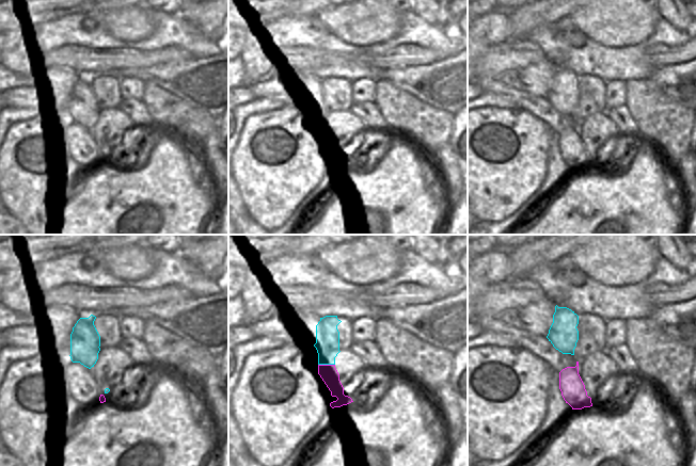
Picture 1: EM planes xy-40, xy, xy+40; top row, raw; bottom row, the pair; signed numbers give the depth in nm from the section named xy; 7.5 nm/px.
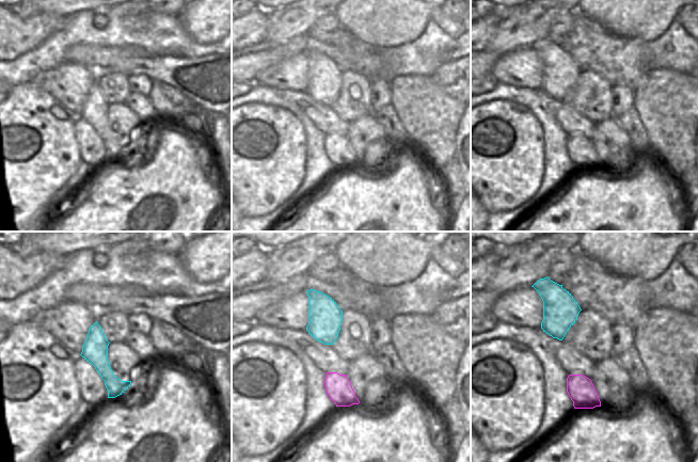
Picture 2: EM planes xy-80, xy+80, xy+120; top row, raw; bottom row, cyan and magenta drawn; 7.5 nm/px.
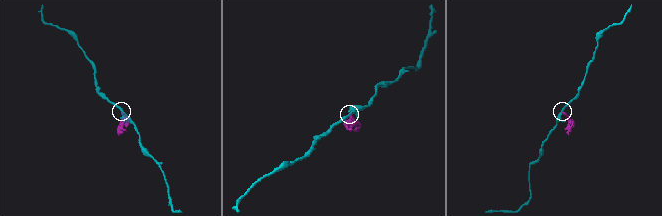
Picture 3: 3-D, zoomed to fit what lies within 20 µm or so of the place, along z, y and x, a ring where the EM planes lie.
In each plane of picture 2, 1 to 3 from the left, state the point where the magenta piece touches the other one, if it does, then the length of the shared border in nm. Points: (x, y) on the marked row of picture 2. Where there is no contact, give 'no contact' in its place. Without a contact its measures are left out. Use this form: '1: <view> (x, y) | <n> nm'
1: no contact
2: no contact
3: no contact

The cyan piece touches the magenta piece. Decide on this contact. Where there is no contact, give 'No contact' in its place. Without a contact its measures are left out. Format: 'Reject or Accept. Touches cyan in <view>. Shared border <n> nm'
Reject. Touches cyan in xy. Shared border 130 nm.

